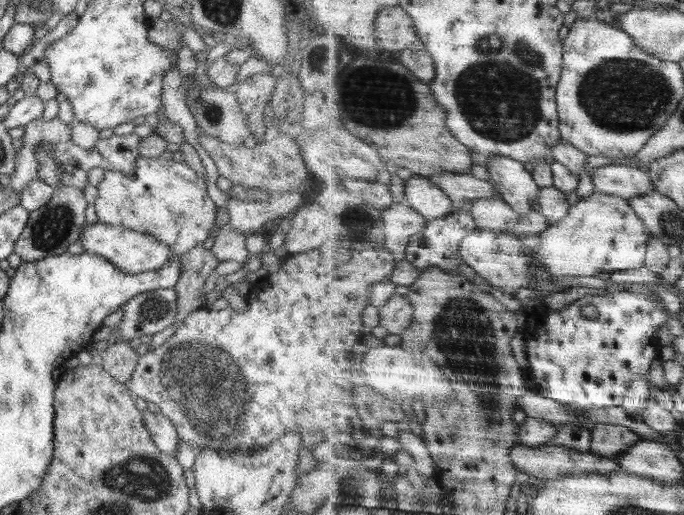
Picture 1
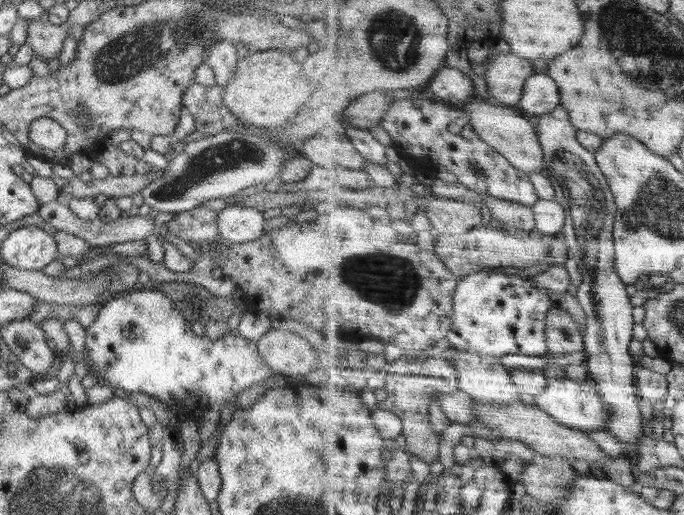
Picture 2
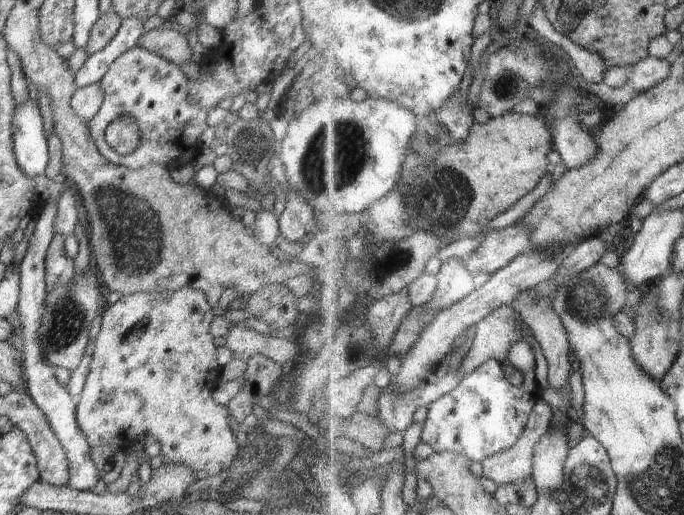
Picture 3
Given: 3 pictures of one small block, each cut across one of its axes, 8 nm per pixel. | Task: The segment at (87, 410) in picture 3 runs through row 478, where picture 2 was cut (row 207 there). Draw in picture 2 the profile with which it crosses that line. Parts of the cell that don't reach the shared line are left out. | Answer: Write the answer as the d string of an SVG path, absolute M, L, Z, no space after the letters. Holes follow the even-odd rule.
M199 205L187 211L176 212L175 215L174 219L166 223L167 230L186 243L194 246L220 238L216 211Z

